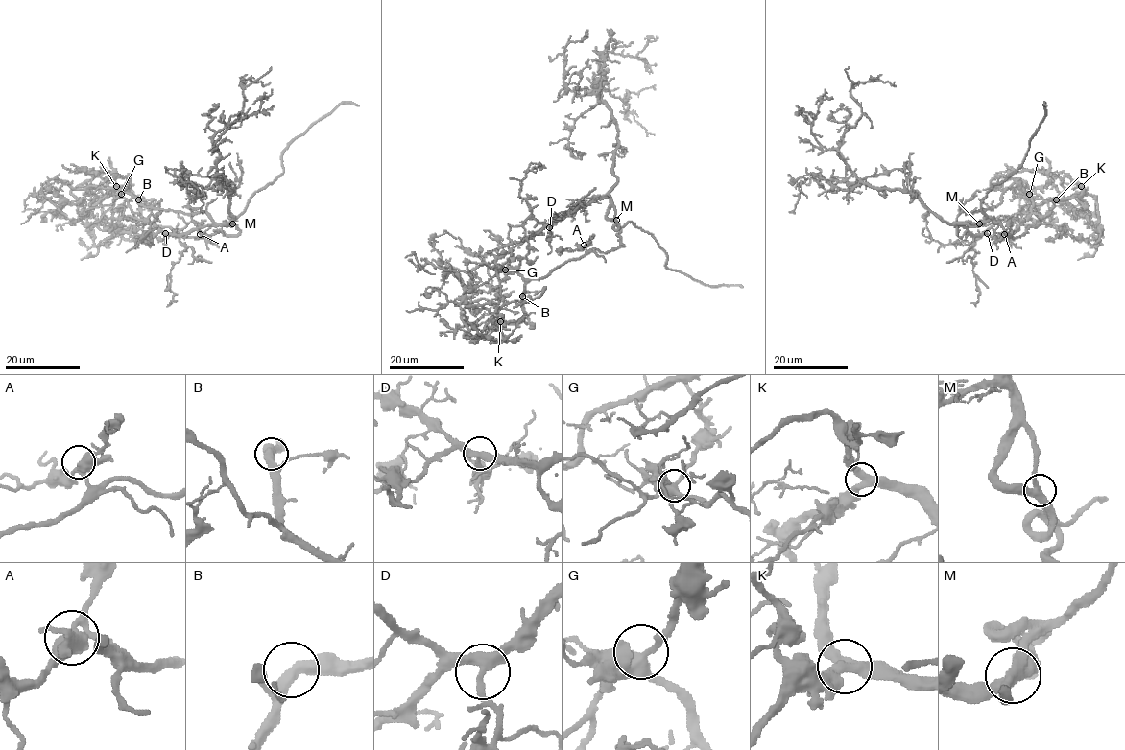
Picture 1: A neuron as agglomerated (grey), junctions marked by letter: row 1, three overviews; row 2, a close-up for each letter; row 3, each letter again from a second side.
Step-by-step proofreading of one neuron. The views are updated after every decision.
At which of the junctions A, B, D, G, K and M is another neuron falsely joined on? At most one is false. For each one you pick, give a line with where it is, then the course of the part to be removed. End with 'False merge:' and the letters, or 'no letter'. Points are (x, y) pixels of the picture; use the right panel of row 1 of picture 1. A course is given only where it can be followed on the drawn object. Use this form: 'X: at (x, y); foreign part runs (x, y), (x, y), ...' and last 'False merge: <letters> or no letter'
False merge: no letter

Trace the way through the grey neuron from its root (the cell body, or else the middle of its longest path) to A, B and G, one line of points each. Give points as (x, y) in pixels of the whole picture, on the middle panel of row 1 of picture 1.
A: (616, 221), (622, 246), (601, 252), (594, 248), (587, 250), (584, 245)
B: (616, 221), (622, 246), (606, 252), (590, 248), (579, 258), (565, 261), (546, 276), (531, 278), (522, 296)
G: (616, 221), (623, 245), (618, 247), (606, 252), (590, 248), (538, 278), (525, 280), (516, 272), (505, 269)

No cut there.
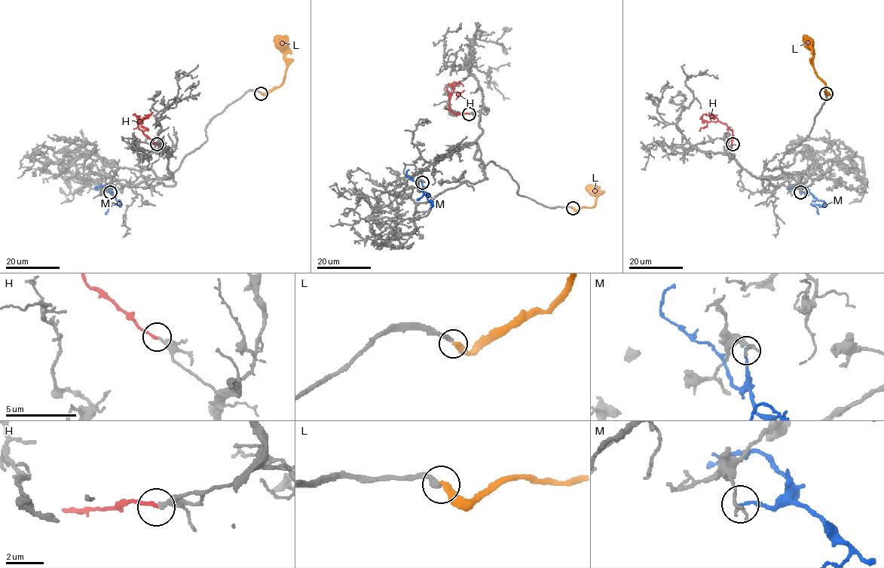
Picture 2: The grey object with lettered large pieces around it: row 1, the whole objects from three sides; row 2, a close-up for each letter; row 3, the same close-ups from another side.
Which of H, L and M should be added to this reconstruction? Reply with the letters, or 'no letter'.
H

